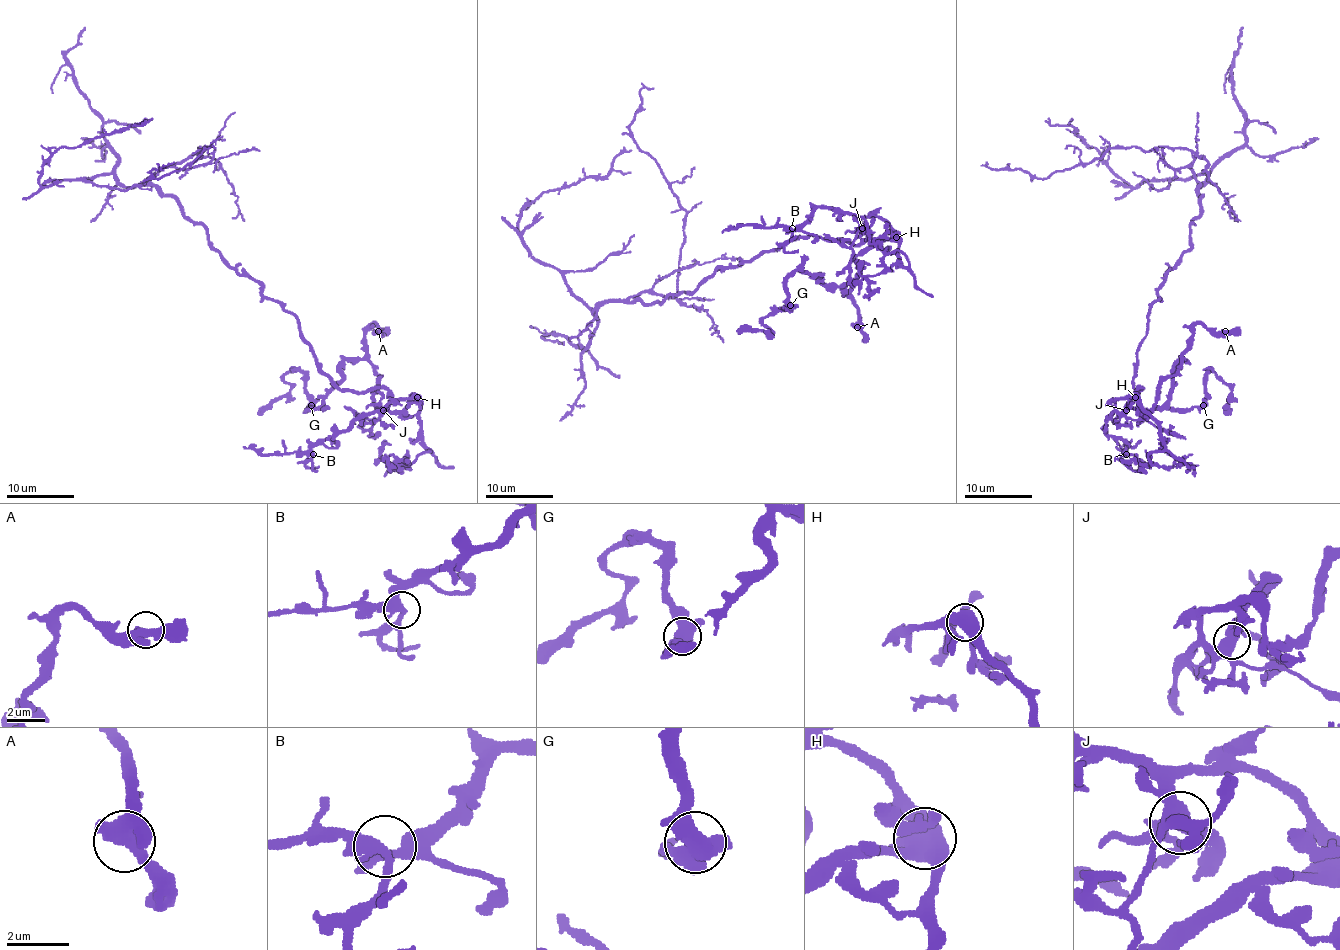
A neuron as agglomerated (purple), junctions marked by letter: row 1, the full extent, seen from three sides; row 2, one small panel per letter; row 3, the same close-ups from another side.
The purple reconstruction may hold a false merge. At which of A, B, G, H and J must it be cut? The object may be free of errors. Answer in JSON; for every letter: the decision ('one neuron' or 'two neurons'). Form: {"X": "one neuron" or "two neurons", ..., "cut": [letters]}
{"A": "one neuron", "B": "one neuron", "G": "one neuron", "H": "two neurons", "J": "one neuron", "cut": ["H"]}

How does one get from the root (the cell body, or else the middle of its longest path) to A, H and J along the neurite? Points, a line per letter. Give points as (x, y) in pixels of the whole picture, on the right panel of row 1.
A: (1148, 327), (1133, 380), (1143, 388), (1119, 412), (1121, 398), (1141, 412), (1156, 403), (1197, 324), (1225, 331)
H: (1148, 327), (1133, 380), (1138, 391), (1143, 388), (1121, 412), (1116, 408), (1116, 400), (1134, 396)
J: (1148, 327), (1138, 351), (1138, 368), (1133, 380), (1133, 386), (1138, 391), (1143, 388), (1136, 391), (1126, 410)

